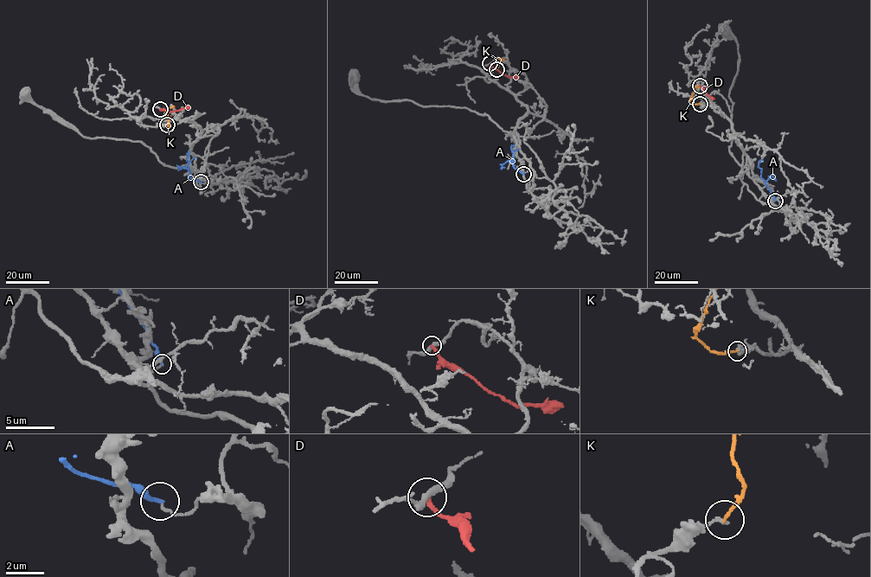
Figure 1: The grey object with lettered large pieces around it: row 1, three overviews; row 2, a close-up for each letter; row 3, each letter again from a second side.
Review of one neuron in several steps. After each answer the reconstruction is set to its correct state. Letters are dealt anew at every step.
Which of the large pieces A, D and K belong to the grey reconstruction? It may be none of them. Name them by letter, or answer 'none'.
none

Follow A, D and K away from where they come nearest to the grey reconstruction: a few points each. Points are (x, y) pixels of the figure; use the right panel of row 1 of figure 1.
A: (775, 201), (761, 177), (758, 167), (759, 161), (763, 160)
D: (701, 86), (712, 99)
K: (700, 104), (690, 100), (697, 85)

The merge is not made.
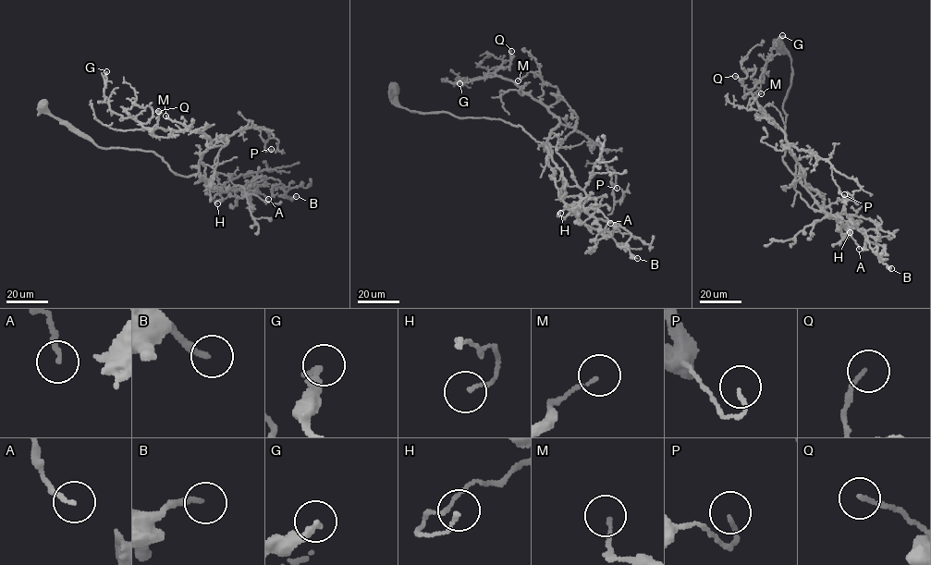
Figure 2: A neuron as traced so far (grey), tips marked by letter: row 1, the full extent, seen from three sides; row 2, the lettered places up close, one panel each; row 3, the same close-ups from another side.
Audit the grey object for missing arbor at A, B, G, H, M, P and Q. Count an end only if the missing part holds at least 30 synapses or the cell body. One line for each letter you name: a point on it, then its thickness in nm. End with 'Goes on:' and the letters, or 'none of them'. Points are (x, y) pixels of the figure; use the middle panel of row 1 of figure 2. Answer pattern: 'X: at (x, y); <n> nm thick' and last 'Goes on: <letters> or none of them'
Goes on: none of them

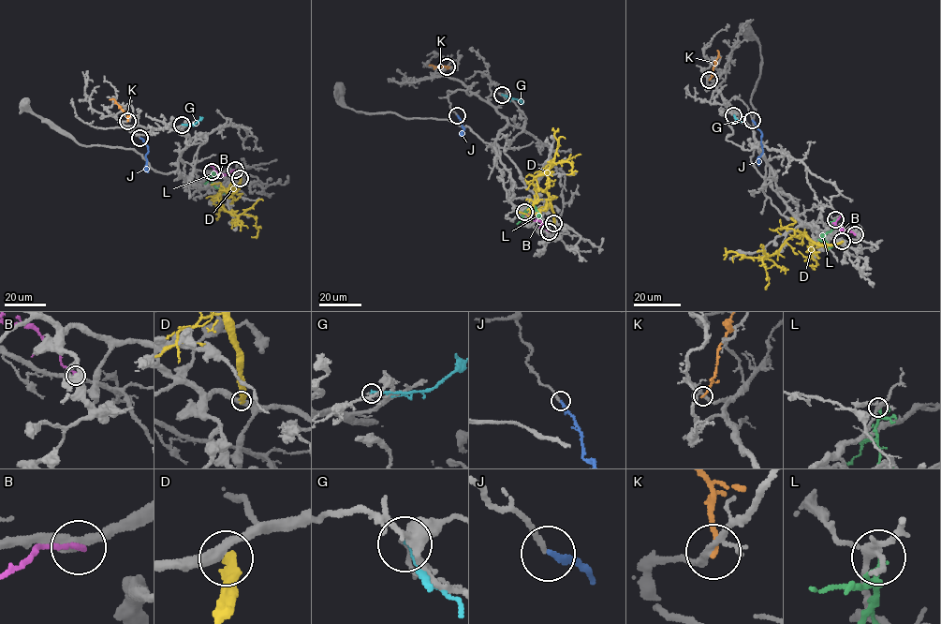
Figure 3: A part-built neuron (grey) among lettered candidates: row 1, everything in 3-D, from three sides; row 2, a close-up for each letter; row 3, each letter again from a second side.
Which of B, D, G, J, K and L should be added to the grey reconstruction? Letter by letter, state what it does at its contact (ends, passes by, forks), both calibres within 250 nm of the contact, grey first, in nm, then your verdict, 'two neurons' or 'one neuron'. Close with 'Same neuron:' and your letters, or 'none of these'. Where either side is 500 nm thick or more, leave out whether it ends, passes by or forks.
B: it ends there; 400 nm thick on the grey side, 220 nm on the other; two neurons
D: it ends there; 360 nm thick on the grey side, 400 nm on the other; two neurons
G: it ends there; 110 nm thick on the grey side, 170 nm on the other; two neurons
J: it ends there; 160 nm thick on the grey side, 200 nm on the other; one neuron
K: it ends there; 180 nm thick on the grey side, 170 nm on the other; two neurons
L: it passes by; 260 nm thick on the grey side, 130 nm on the other; two neurons
Same neuron: J

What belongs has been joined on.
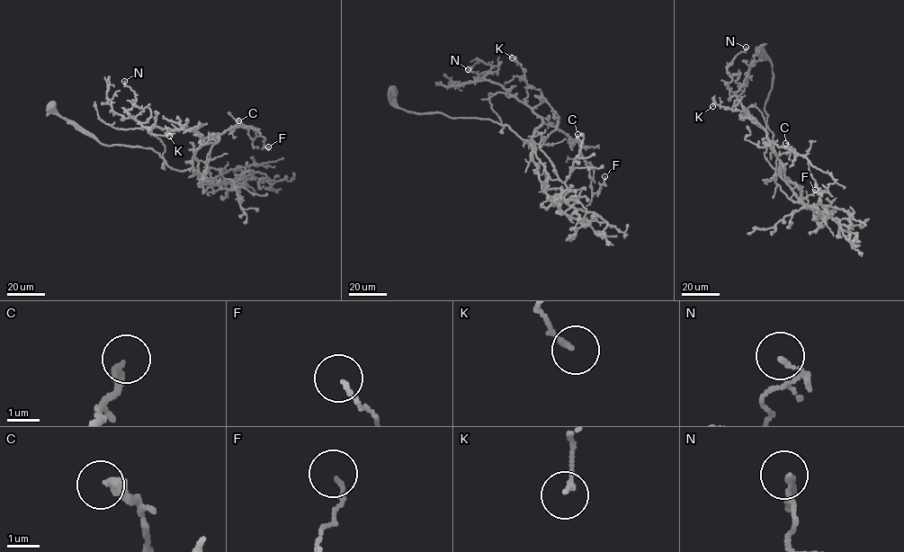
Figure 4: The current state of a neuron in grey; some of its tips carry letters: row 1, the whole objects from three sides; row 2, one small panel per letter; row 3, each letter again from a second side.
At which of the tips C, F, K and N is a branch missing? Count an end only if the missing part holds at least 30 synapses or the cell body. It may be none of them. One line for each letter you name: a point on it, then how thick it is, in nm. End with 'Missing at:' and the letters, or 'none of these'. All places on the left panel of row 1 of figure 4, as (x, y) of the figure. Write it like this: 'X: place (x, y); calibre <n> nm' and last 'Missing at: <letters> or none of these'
Missing at: none of these

